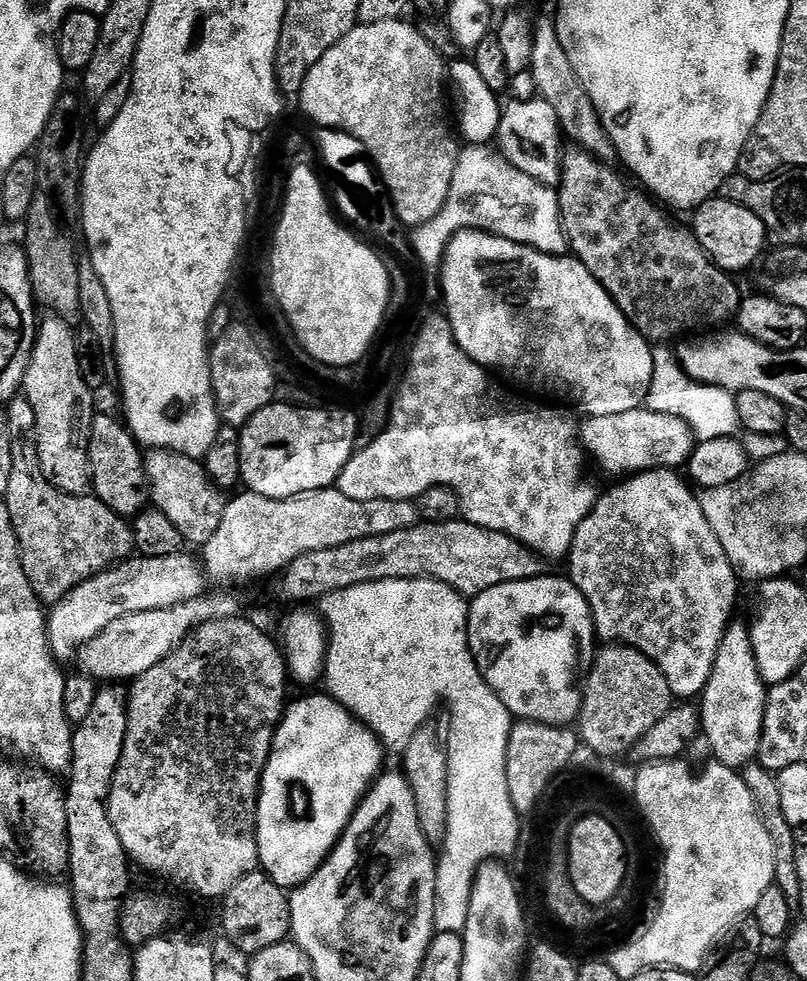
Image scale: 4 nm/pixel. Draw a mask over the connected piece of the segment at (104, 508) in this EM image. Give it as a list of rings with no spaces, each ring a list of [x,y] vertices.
[[[28,474],[19,476],[15,477],[14,484],[20,487],[18,535],[24,569],[28,571],[33,588],[42,590],[45,601],[59,601],[83,580],[133,555],[133,525],[99,497],[63,491],[47,479],[36,484]]]

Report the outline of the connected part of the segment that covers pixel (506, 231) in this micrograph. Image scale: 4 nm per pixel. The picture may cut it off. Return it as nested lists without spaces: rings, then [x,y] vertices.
[[[469,147],[454,166],[452,189],[447,207],[456,208],[461,225],[480,229],[522,244],[549,256],[569,251],[564,217],[560,215],[560,197],[549,185],[539,184],[530,174],[522,174],[509,160],[488,164],[487,147]]]

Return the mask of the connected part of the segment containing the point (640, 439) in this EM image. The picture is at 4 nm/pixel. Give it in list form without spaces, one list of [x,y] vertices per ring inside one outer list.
[[[646,406],[628,410],[616,417],[618,424],[630,424],[630,428],[616,426],[592,437],[586,443],[589,455],[601,468],[612,473],[639,474],[643,471],[676,470],[687,465],[696,447],[696,435],[681,416],[655,412]]]

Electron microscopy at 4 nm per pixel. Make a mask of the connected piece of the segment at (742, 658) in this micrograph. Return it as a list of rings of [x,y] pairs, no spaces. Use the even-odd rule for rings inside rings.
[[[731,621],[724,632],[716,655],[716,664],[708,686],[702,693],[704,709],[698,715],[702,721],[702,732],[708,735],[711,754],[717,761],[731,768],[739,769],[757,759],[760,741],[764,739],[764,705],[766,703],[766,685],[760,679],[756,668],[756,656],[749,625]]]

